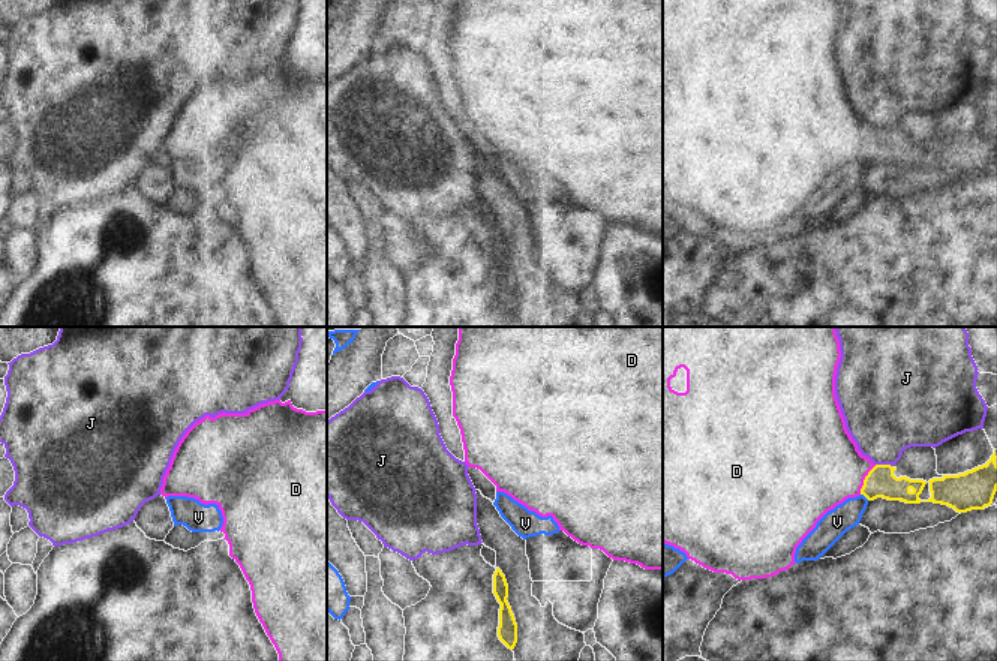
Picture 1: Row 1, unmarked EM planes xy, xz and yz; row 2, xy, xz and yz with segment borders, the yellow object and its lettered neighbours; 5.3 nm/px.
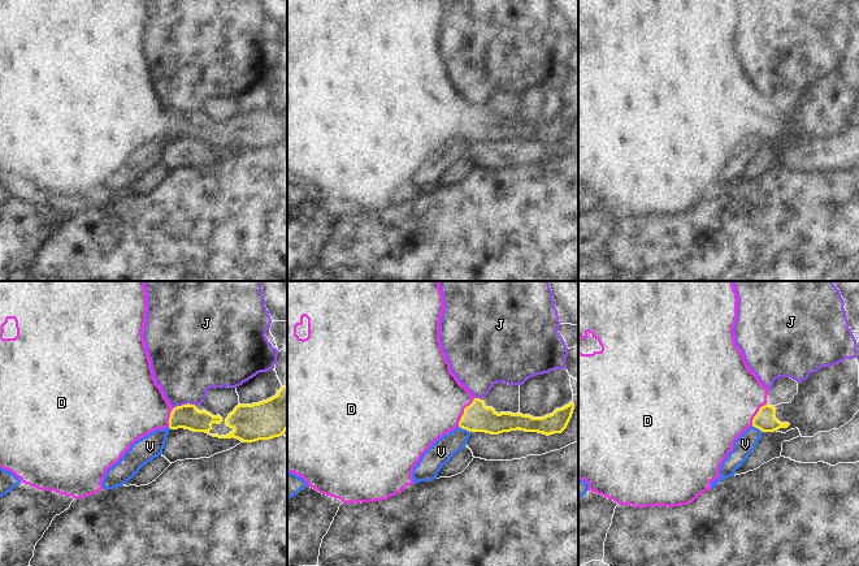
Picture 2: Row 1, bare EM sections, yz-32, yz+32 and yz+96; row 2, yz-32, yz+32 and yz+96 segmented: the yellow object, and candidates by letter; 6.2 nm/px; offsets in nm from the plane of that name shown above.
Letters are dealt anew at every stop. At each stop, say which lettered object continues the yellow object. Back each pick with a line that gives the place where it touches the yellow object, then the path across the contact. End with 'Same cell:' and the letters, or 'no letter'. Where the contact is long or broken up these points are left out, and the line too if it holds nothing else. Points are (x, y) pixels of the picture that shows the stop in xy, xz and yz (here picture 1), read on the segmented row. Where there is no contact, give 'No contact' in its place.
D: Touches yellow at yz (864, 480). Path across: yz (880, 481), (864, 480), (856, 474), (820, 466)
Same cell: D.

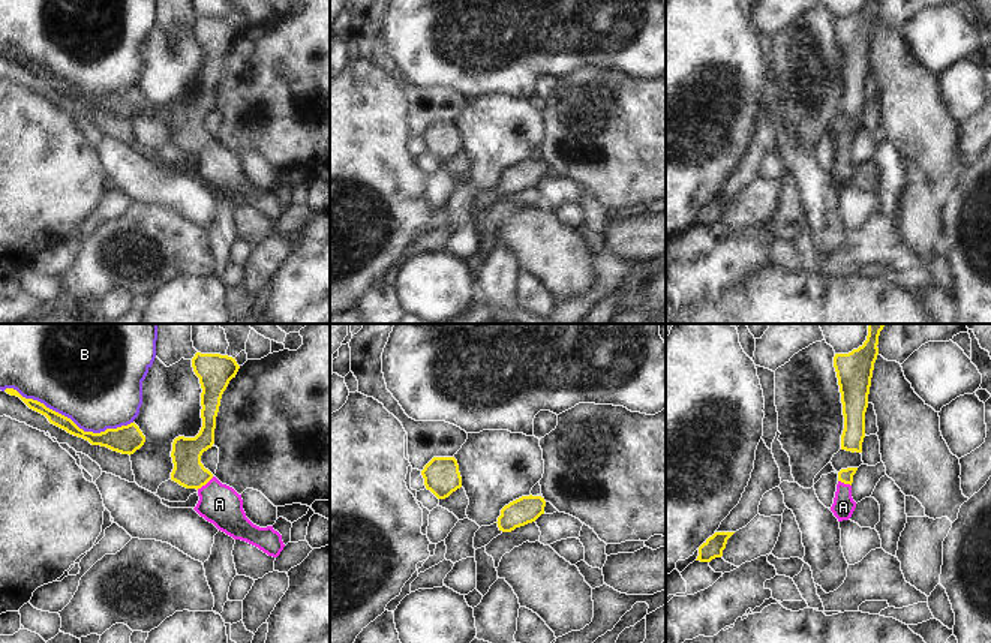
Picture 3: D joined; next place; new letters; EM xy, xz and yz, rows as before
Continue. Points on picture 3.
A: Touches yellow at xy (204, 484). Path across: xy (189, 472), (204, 484), (219, 504)
Same cell: A.

